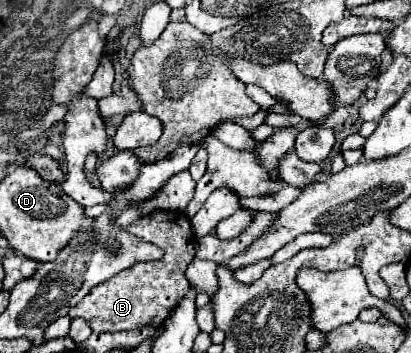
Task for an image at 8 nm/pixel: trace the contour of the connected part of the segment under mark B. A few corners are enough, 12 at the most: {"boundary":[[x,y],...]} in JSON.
{"boundary":[[155,211],[127,227],[163,249],[69,311],[95,333],[161,327],[189,291],[191,221]]}

